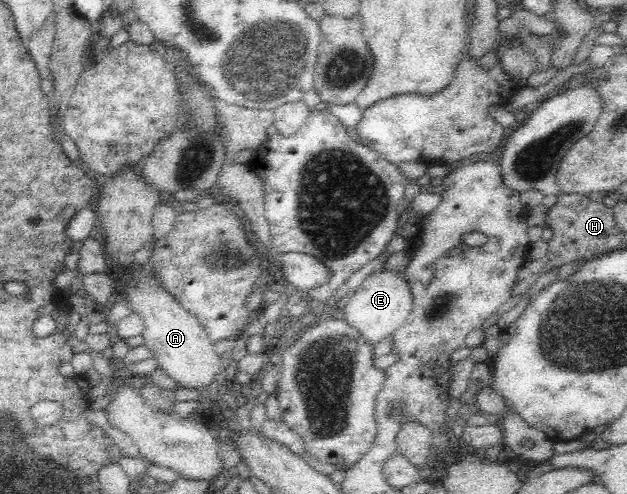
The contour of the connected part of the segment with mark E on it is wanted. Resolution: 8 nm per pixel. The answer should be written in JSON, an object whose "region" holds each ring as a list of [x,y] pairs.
{"region":[[[375,271],[373,275],[367,277],[367,280],[363,281],[357,291],[346,297],[344,321],[357,330],[357,333],[361,334],[361,338],[371,346],[391,337],[399,329],[404,319],[409,316],[413,299],[409,284],[405,281],[404,275],[401,273]]]}

